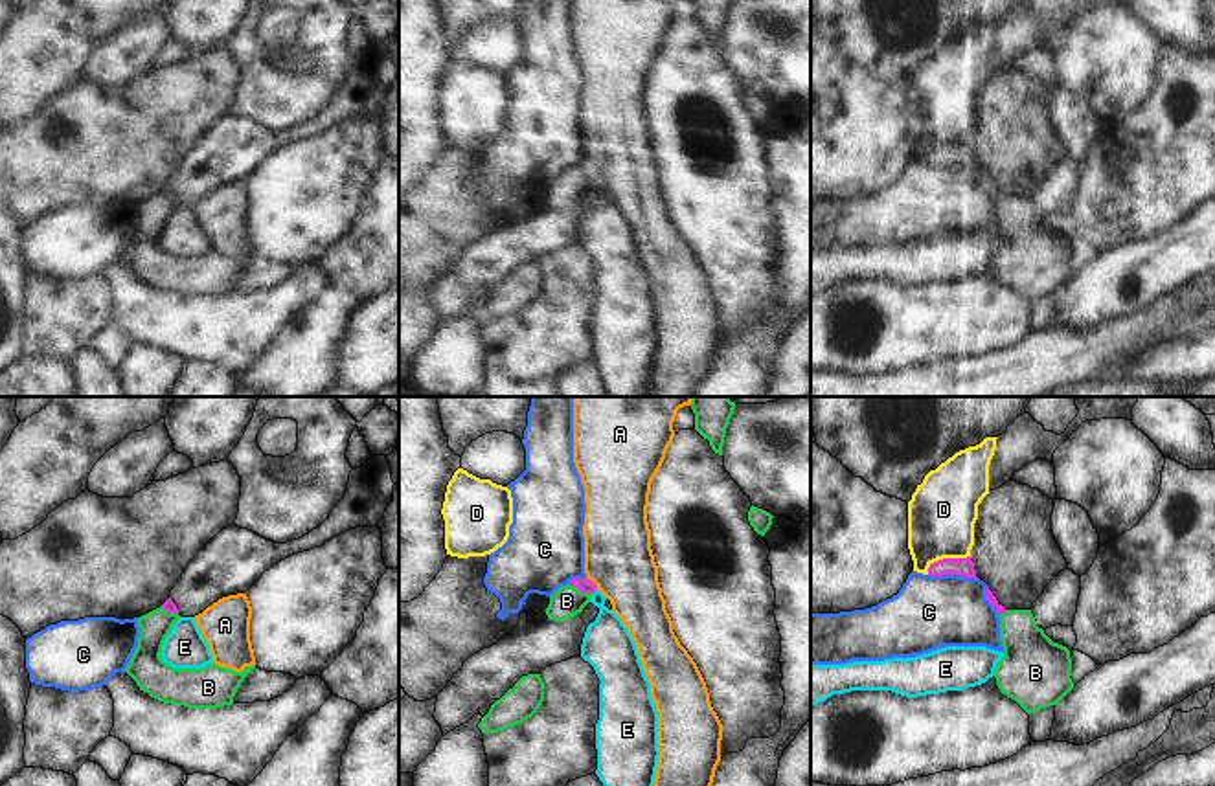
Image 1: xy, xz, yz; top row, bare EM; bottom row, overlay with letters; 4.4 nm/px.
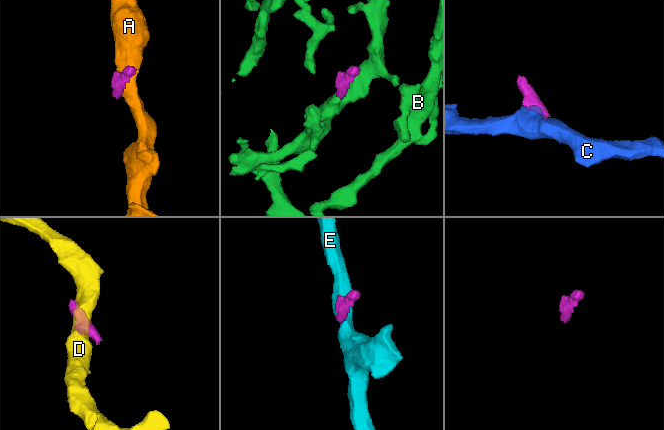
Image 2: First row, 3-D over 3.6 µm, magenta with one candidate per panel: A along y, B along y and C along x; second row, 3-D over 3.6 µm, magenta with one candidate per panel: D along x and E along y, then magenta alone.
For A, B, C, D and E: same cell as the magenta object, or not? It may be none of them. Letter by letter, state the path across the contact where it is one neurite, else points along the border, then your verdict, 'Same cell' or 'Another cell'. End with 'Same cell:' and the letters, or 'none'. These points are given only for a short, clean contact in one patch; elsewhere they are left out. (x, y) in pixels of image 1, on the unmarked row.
A: Boundary: xz (587, 166), (598, 175). Another cell
B: Path across: xz (587, 175), (579, 179), (567, 190). Same cell
C: Boundary: yz (929, 162), (976, 168). Another cell
D: Another cell
E: Boundary: xz (596, 175), (592, 182). Another cell
Same cell: B.

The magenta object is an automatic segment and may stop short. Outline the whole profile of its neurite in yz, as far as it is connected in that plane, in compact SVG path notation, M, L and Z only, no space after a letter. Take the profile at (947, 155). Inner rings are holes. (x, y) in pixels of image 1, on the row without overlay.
M971 145L937 149L937 151L930 152L928 163L930 165L960 163L960 165L967 165L967 167L978 167L974 151L971 149Z

